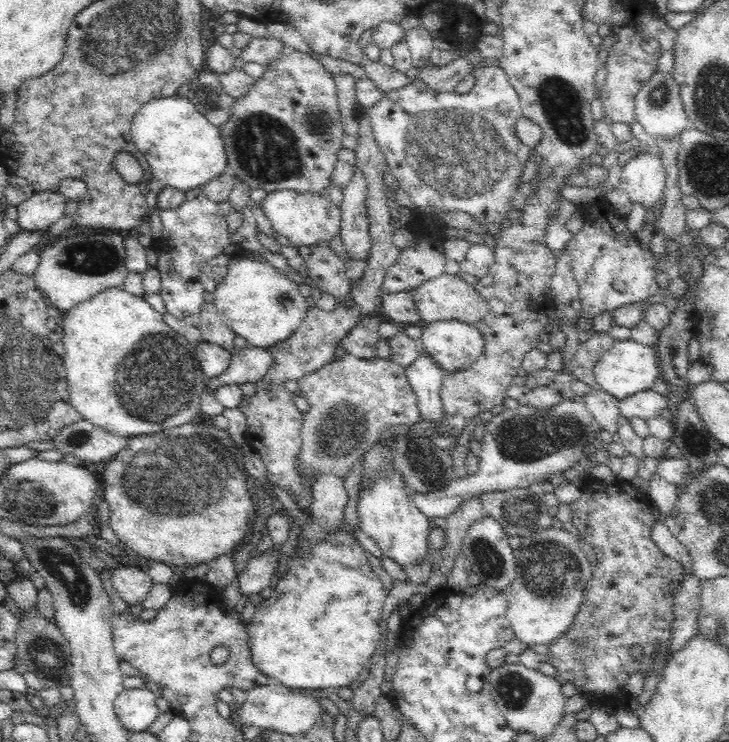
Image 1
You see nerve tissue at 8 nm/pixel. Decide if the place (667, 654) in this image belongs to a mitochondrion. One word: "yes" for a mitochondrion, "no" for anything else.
no

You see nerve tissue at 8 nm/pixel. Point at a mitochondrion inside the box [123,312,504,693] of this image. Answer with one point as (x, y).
(332, 438)

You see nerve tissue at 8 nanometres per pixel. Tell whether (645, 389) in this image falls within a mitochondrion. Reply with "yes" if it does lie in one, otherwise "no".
no

